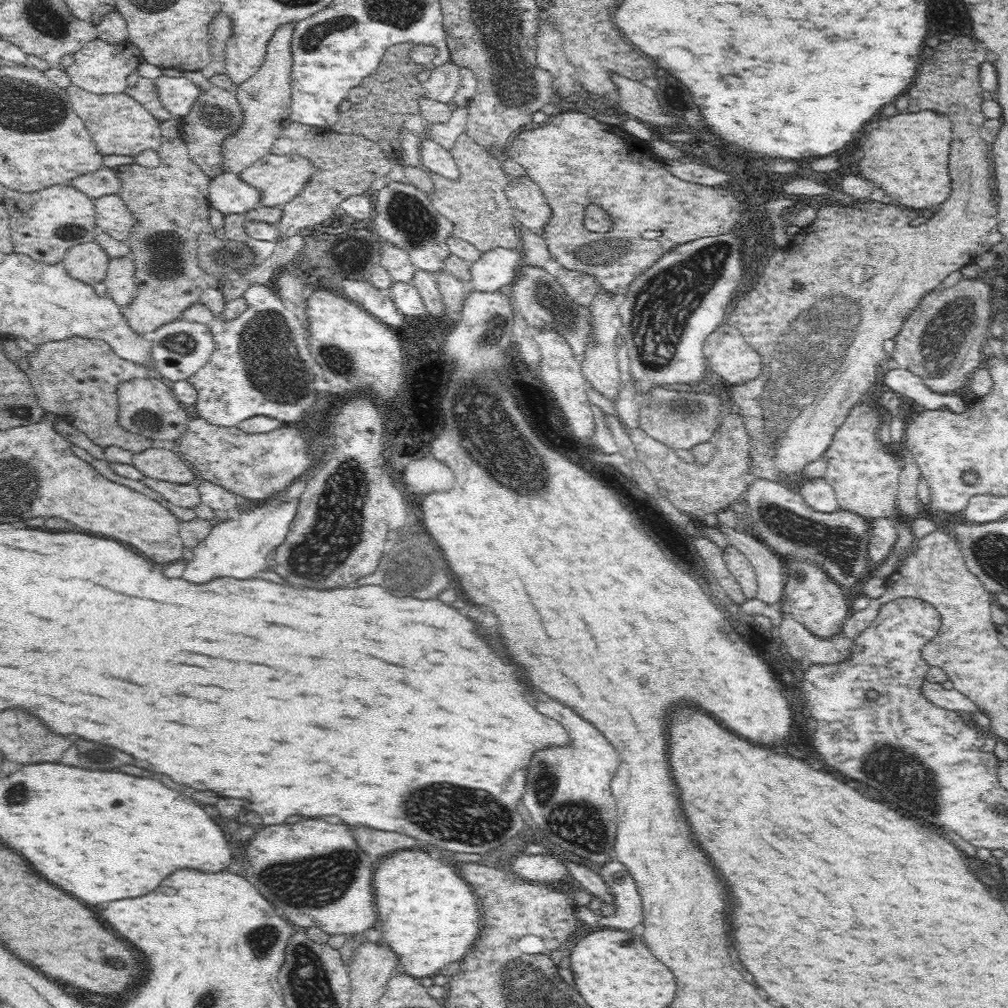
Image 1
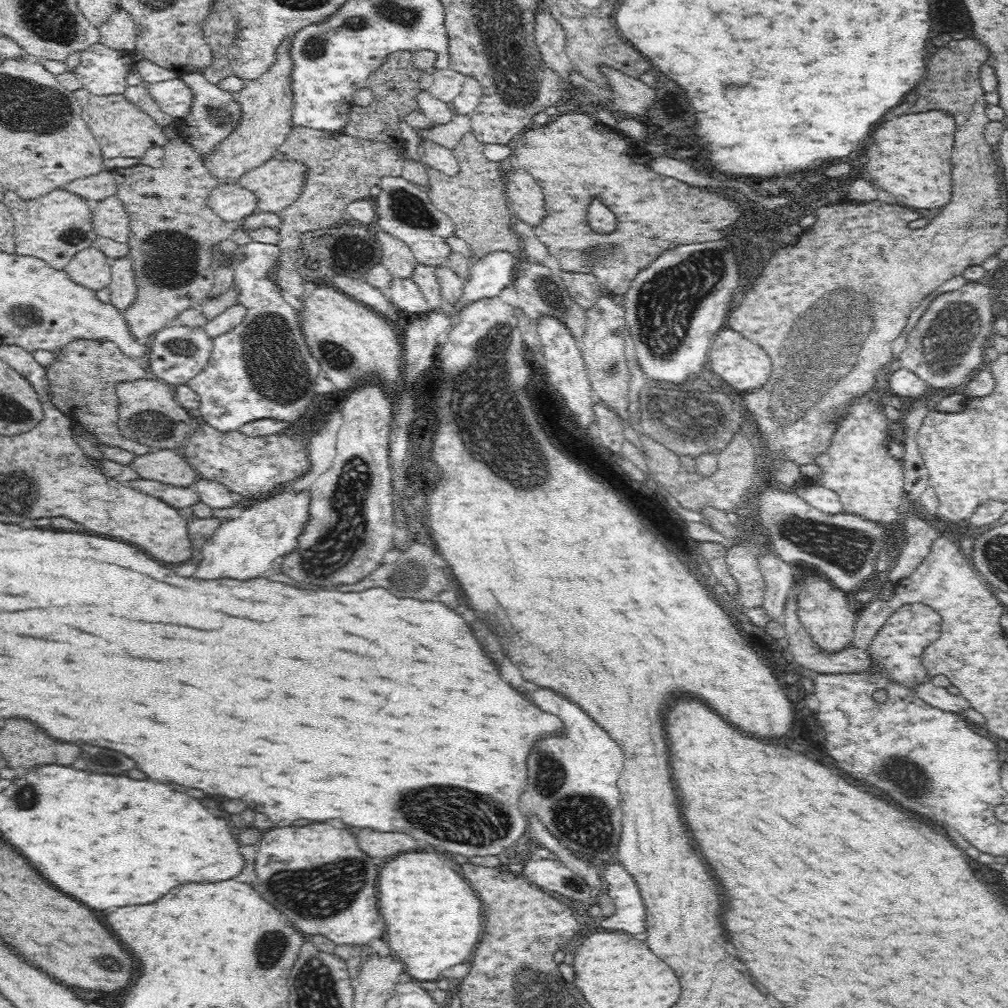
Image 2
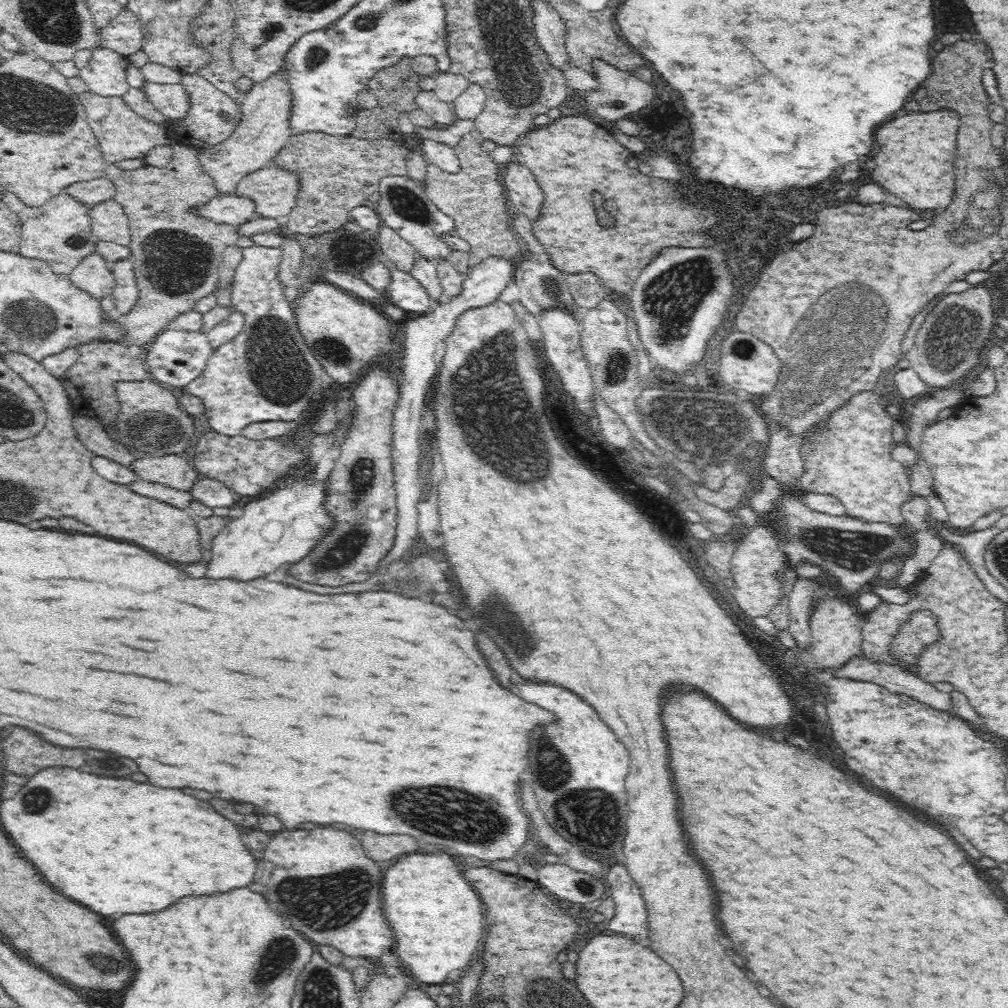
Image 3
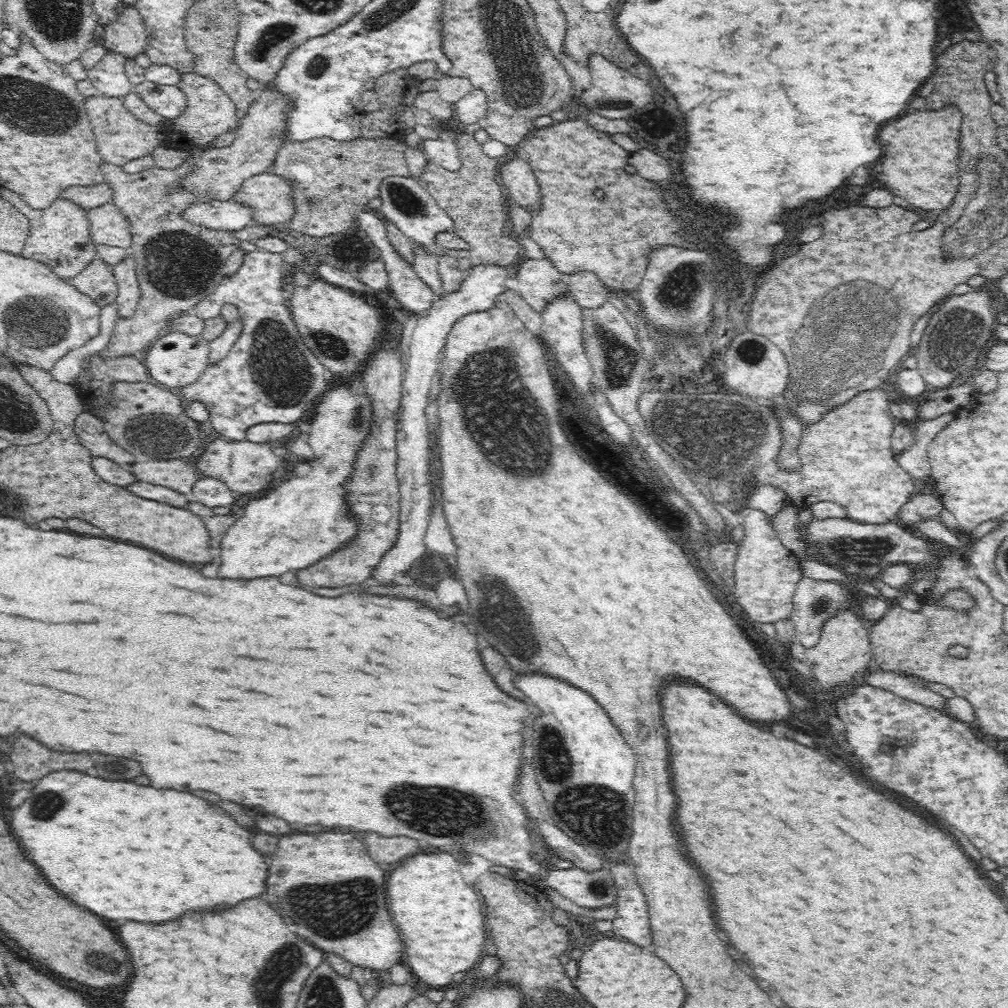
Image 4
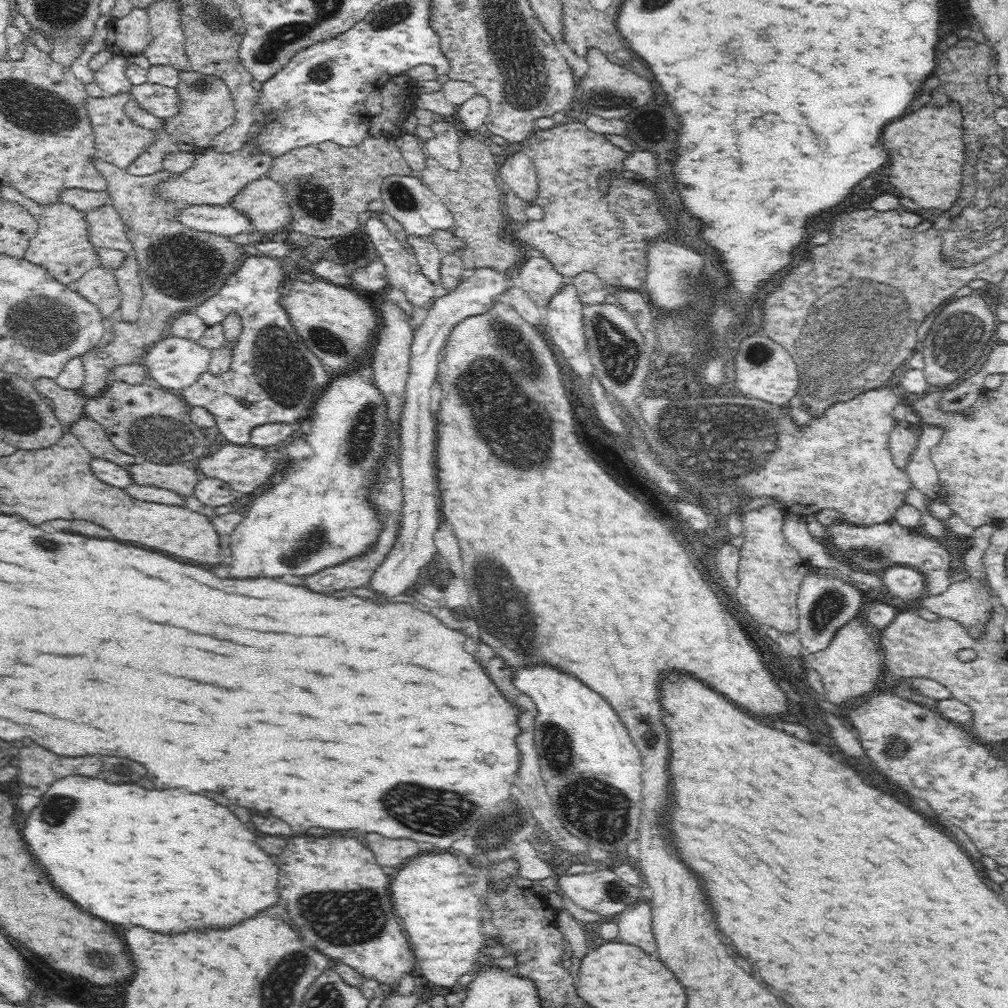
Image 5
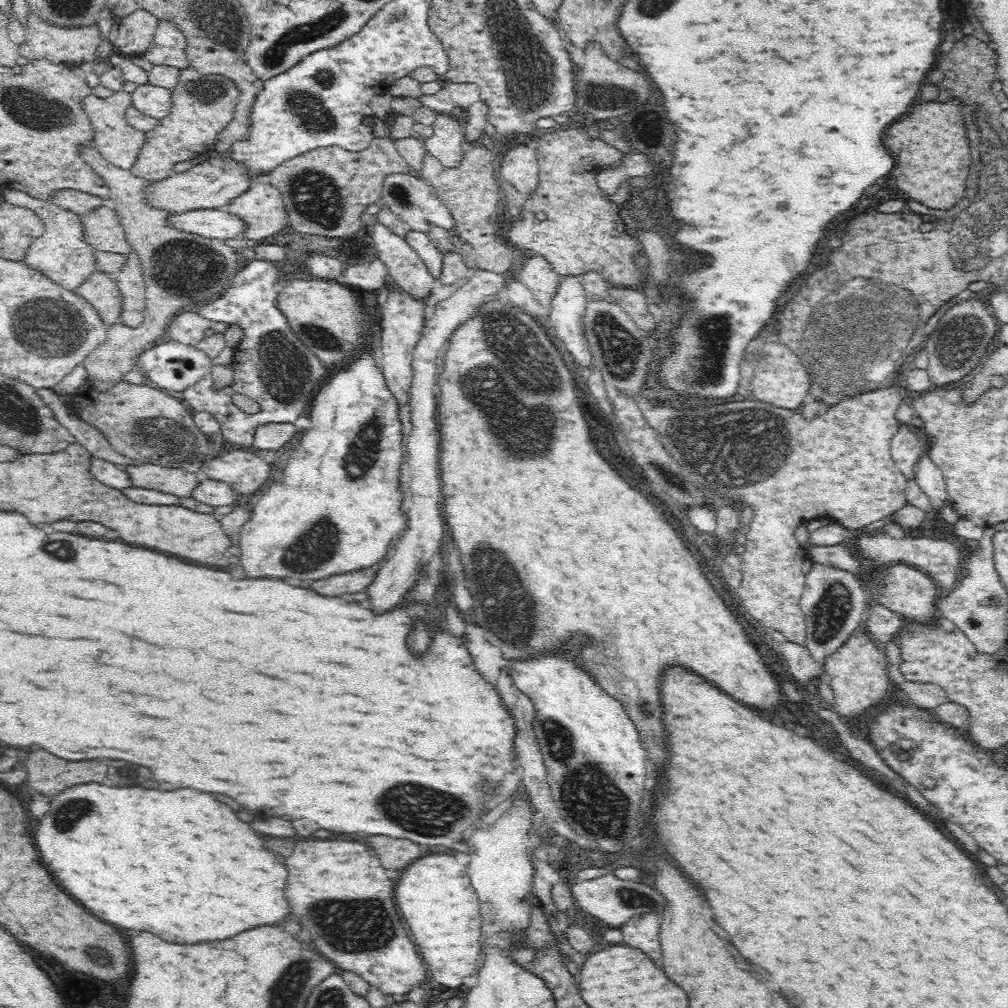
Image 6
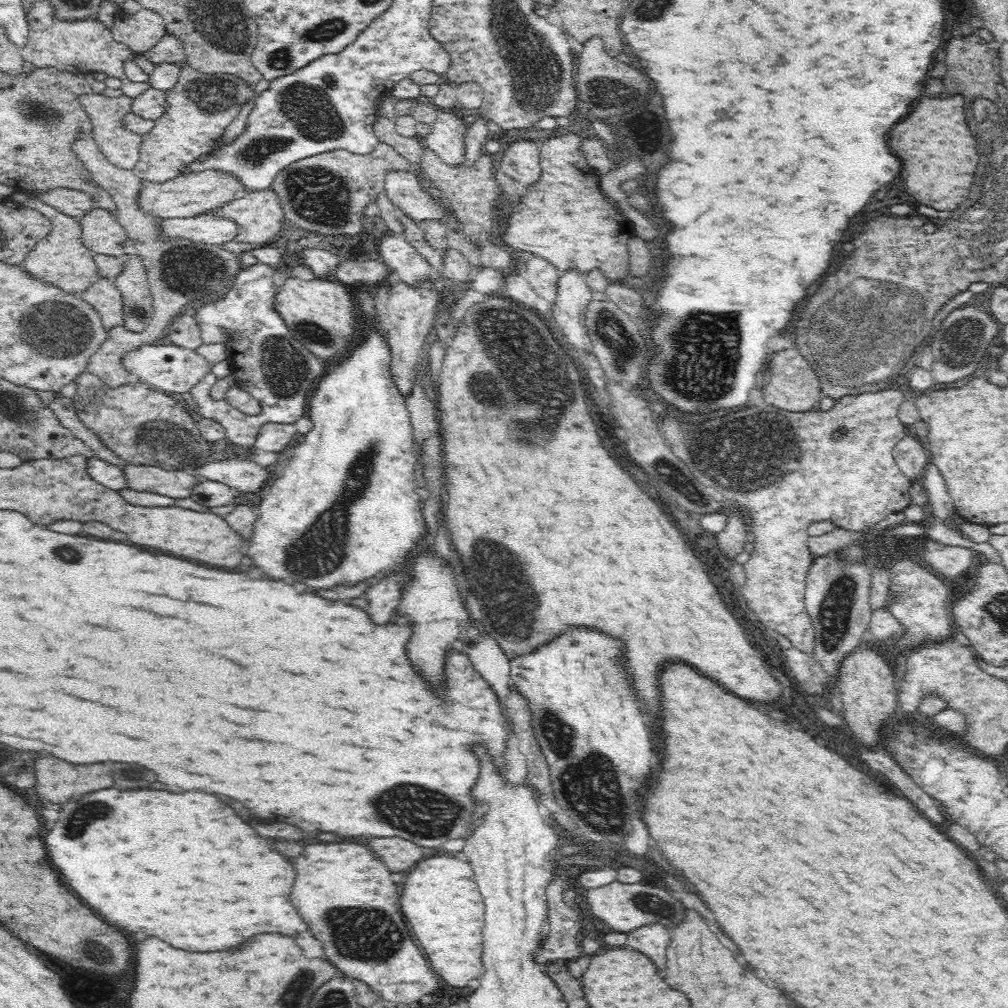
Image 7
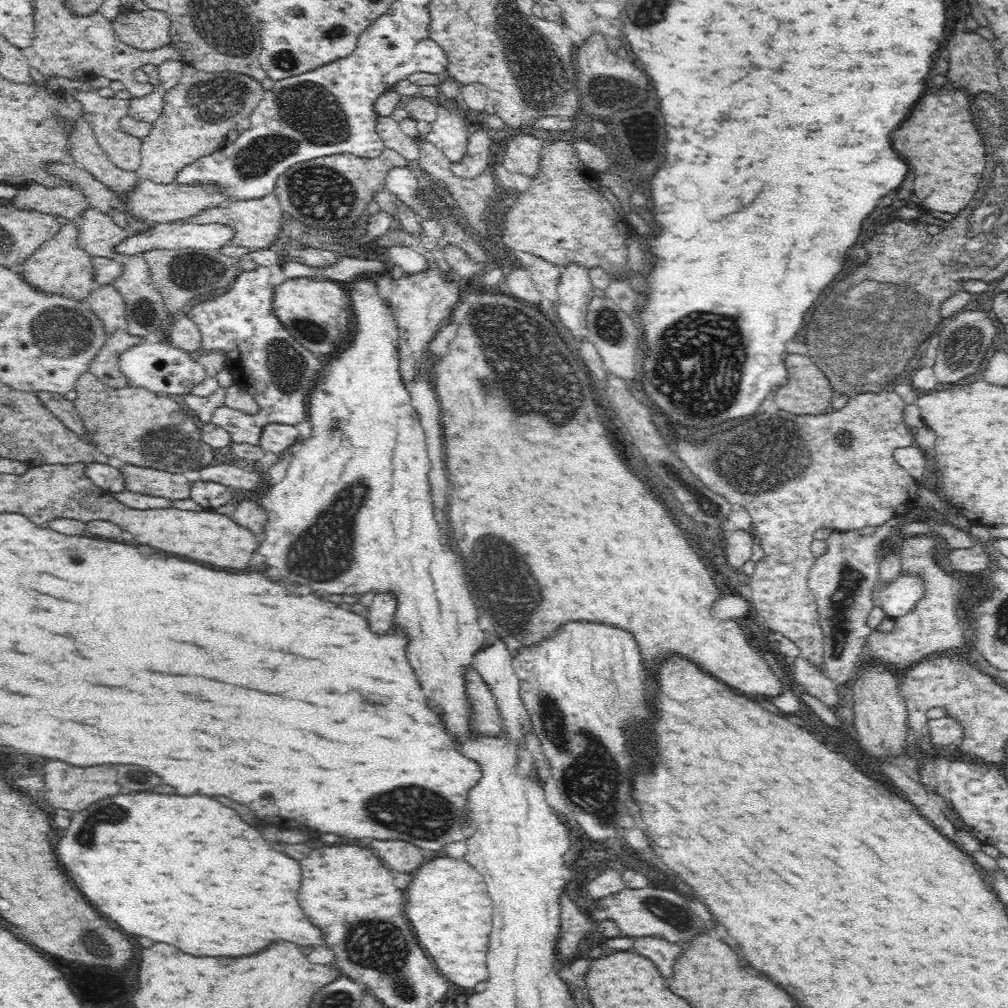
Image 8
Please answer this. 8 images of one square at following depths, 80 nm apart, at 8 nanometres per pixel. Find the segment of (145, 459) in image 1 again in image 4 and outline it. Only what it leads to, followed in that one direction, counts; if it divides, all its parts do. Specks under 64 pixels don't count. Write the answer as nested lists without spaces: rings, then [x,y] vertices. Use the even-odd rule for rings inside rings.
[[[186,458],[150,459],[147,462],[134,462],[127,467],[137,480],[164,485],[189,497],[198,480],[198,468]]]

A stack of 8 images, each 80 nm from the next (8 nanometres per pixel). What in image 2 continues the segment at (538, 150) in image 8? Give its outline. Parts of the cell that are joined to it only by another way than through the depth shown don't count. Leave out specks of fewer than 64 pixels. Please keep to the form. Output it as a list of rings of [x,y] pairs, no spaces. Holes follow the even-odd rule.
[[[519,167],[505,175],[505,195],[515,220],[540,226],[547,216],[544,194],[526,170]]]

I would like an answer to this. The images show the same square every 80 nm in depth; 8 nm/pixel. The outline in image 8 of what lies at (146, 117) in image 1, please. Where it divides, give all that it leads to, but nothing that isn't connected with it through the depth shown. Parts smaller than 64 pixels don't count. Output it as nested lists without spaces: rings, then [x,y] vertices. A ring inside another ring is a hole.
[[[93,90],[90,92],[78,92],[75,98],[88,113],[87,119],[92,125],[94,134],[96,134],[98,145],[100,145],[100,149],[106,153],[110,162],[113,162],[118,168],[135,171],[140,166],[142,140],[136,136],[127,134],[118,124],[122,116],[129,114],[131,100],[102,98],[102,96]]]

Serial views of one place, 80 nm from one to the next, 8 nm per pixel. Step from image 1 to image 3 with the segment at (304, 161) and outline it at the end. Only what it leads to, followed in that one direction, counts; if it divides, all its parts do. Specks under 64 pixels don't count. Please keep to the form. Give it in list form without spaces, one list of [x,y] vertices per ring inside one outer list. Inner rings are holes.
[[[270,163],[241,178],[235,191],[254,199],[258,215],[283,220],[292,212],[299,190],[296,171]]]

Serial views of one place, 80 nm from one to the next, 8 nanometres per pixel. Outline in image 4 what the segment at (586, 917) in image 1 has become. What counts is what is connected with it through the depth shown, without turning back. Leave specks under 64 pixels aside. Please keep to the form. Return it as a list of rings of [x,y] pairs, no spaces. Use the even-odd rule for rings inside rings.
[[[624,862],[622,866],[614,866],[611,877],[615,884],[616,918],[612,920],[612,933],[620,938],[628,939],[636,944],[650,944],[651,926],[649,925],[649,912],[644,893],[633,876],[633,867]]]

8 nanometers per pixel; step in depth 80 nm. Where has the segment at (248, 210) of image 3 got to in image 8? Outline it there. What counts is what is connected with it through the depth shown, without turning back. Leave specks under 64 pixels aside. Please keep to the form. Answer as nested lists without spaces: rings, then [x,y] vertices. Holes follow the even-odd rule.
[[[174,221],[156,223],[152,230],[142,232],[138,235],[130,235],[125,238],[119,245],[116,246],[116,252],[125,255],[140,255],[146,249],[160,247],[164,249],[179,249],[180,247],[190,248],[193,253],[201,252],[202,250],[218,250],[224,245],[231,243],[235,235],[235,230],[228,223],[196,223],[186,221]]]

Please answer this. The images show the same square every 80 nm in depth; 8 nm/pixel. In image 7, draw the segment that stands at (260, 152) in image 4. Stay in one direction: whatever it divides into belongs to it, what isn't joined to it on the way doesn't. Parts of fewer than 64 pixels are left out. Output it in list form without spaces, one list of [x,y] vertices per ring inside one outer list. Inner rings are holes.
[[[188,171],[164,182],[143,181],[143,188],[138,194],[138,202],[145,212],[154,214],[161,220],[164,218],[190,218],[220,209],[235,198],[240,198],[245,192],[244,183],[232,171]]]

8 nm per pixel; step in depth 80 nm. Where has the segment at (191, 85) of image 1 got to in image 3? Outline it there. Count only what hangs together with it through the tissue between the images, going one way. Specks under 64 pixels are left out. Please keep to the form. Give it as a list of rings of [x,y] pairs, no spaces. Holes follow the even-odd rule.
[[[146,82],[144,90],[152,105],[170,120],[184,118],[189,112],[189,98],[181,83],[159,84]]]

